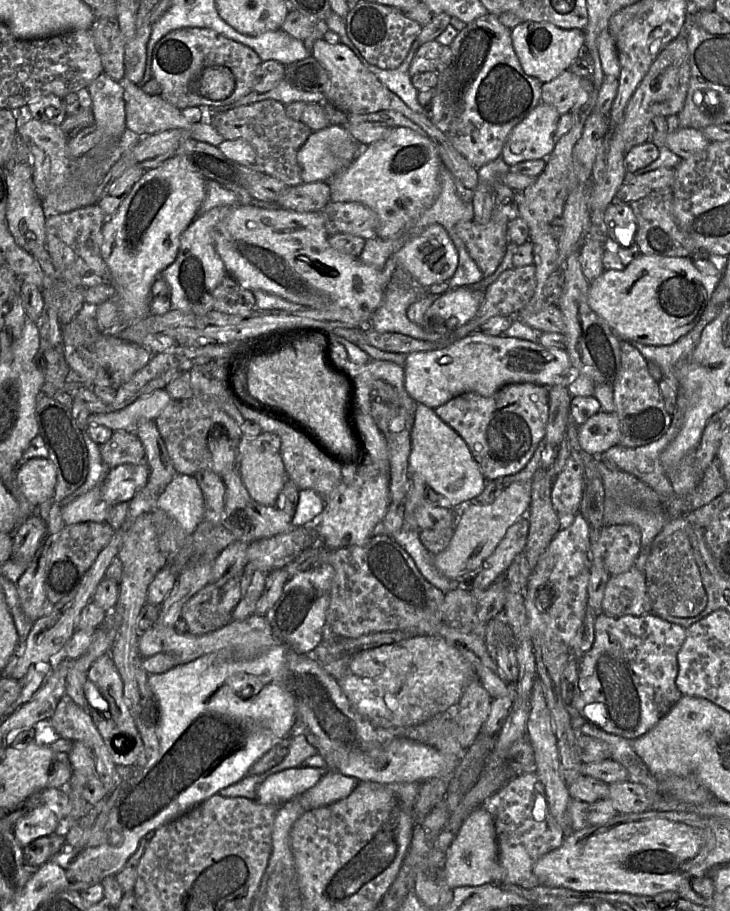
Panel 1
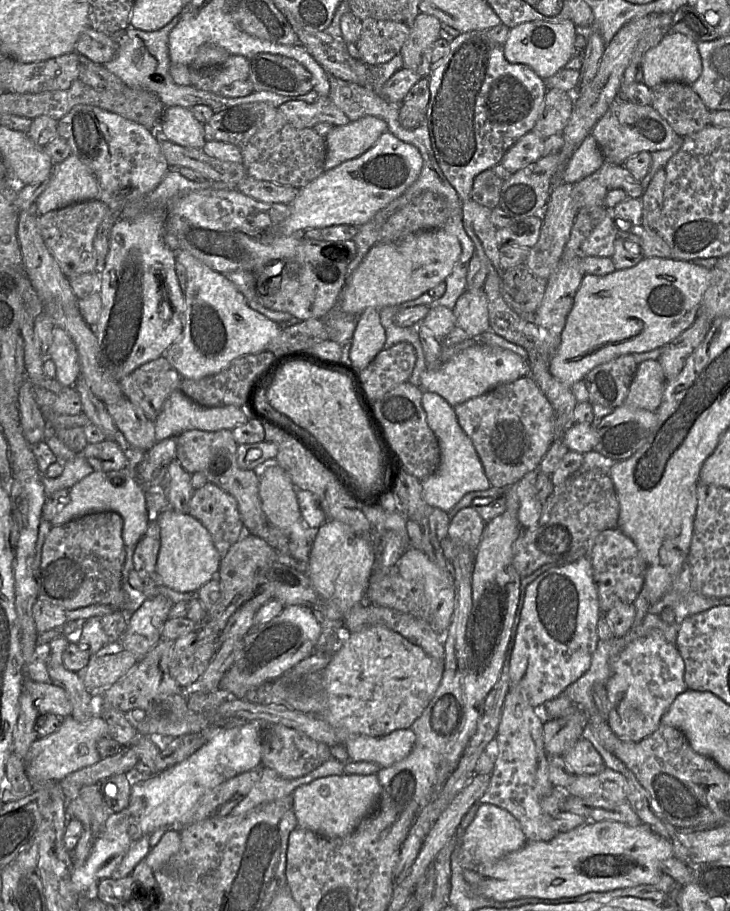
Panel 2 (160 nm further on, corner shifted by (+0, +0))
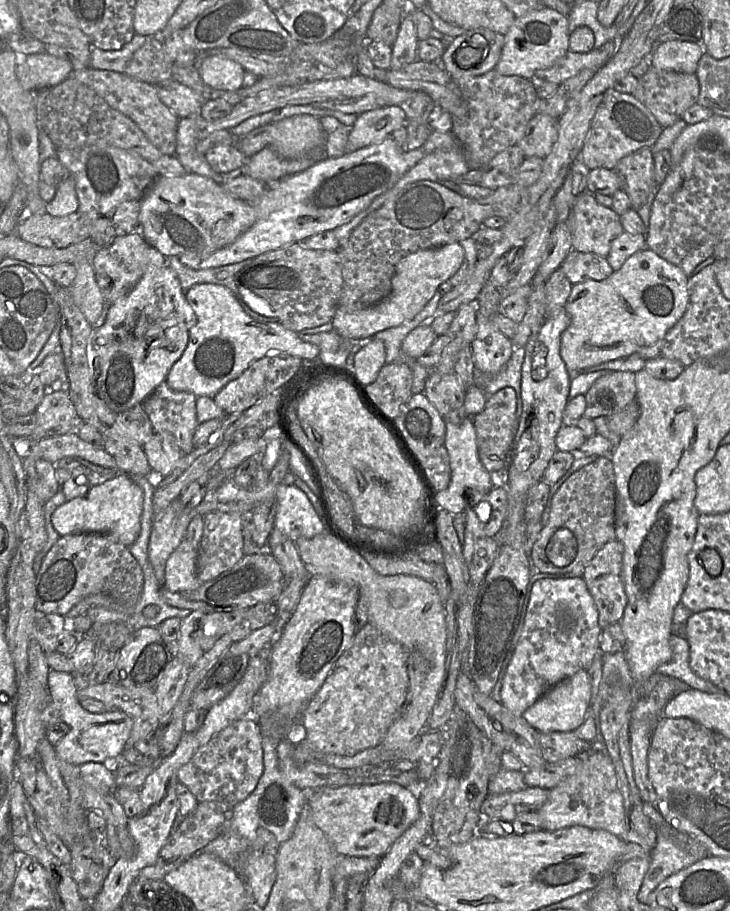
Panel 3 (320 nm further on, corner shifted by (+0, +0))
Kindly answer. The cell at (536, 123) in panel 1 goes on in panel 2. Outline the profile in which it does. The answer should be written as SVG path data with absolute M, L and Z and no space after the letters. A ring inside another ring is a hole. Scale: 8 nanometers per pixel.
M532 130L504 154L500 164L512 174L543 157L544 139Z

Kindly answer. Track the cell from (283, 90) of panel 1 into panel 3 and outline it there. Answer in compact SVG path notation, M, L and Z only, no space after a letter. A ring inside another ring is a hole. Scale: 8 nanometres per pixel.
M135 33L132 39L119 50L103 50L91 46L90 67L124 73L134 53L154 36Z

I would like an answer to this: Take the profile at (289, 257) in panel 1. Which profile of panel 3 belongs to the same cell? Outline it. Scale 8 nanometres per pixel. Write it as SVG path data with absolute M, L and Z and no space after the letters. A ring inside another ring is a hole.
M187 172L183 176L159 175L153 182L141 200L138 231L151 246L166 257L184 253L209 255L234 242L256 219L254 204L232 196L222 185L210 178Z

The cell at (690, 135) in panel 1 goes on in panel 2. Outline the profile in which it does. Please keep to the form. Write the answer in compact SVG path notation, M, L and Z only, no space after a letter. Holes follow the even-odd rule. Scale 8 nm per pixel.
M618 98L612 102L608 110L598 120L592 129L591 135L596 140L604 160L617 166L622 166L628 158L639 152L652 153L668 149L673 146L680 137L671 128L668 122L662 118L654 108L652 108L652 106L640 106L628 101L627 99Z

